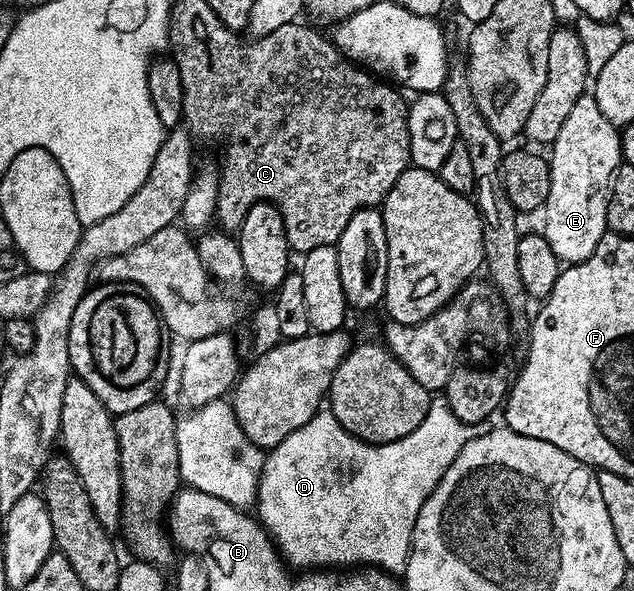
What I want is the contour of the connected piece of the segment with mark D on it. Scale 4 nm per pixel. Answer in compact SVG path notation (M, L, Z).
M443 399L432 400L417 431L409 431L409 435L384 445L370 445L345 431L330 411L317 412L305 427L297 427L293 435L285 435L285 439L264 456L259 490L255 496L255 505L259 509L257 520L270 534L275 548L292 570L374 567L392 575L406 574L413 527L425 499L429 499L449 463L457 459L461 447L480 432L480 426L461 423Z

